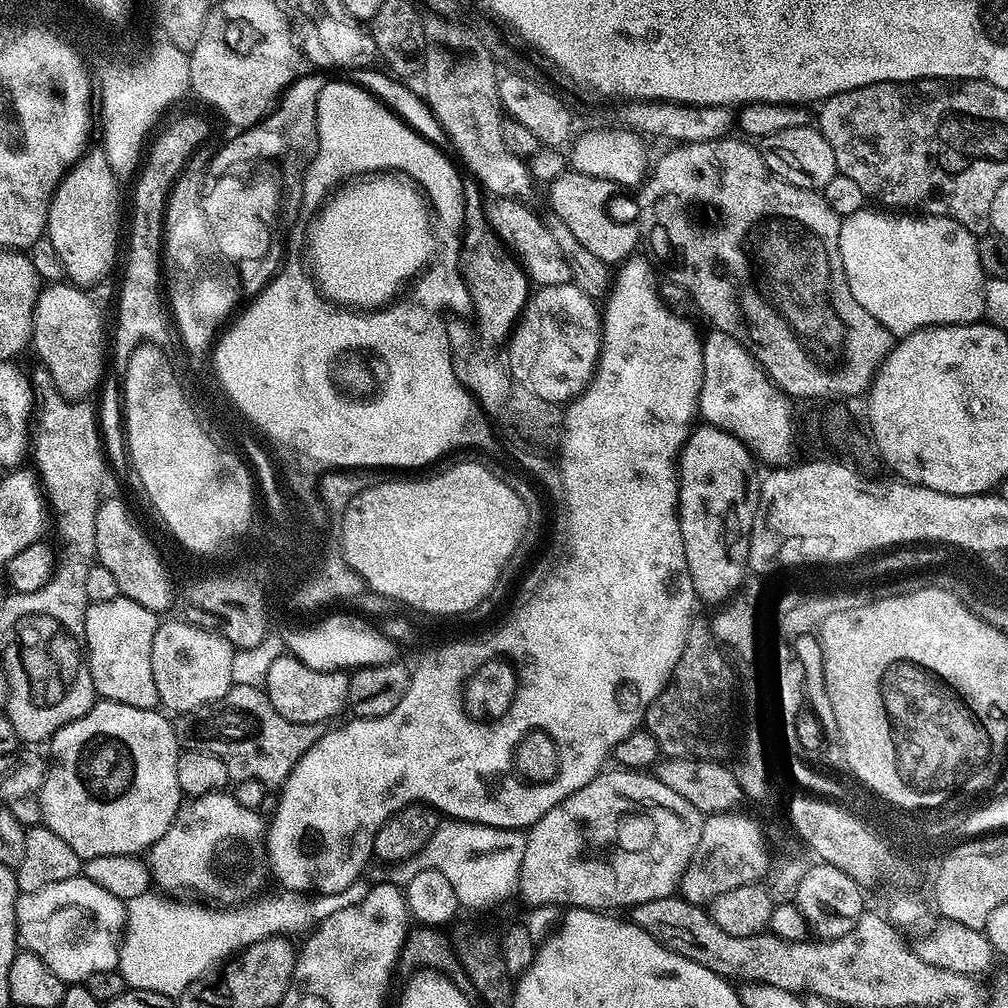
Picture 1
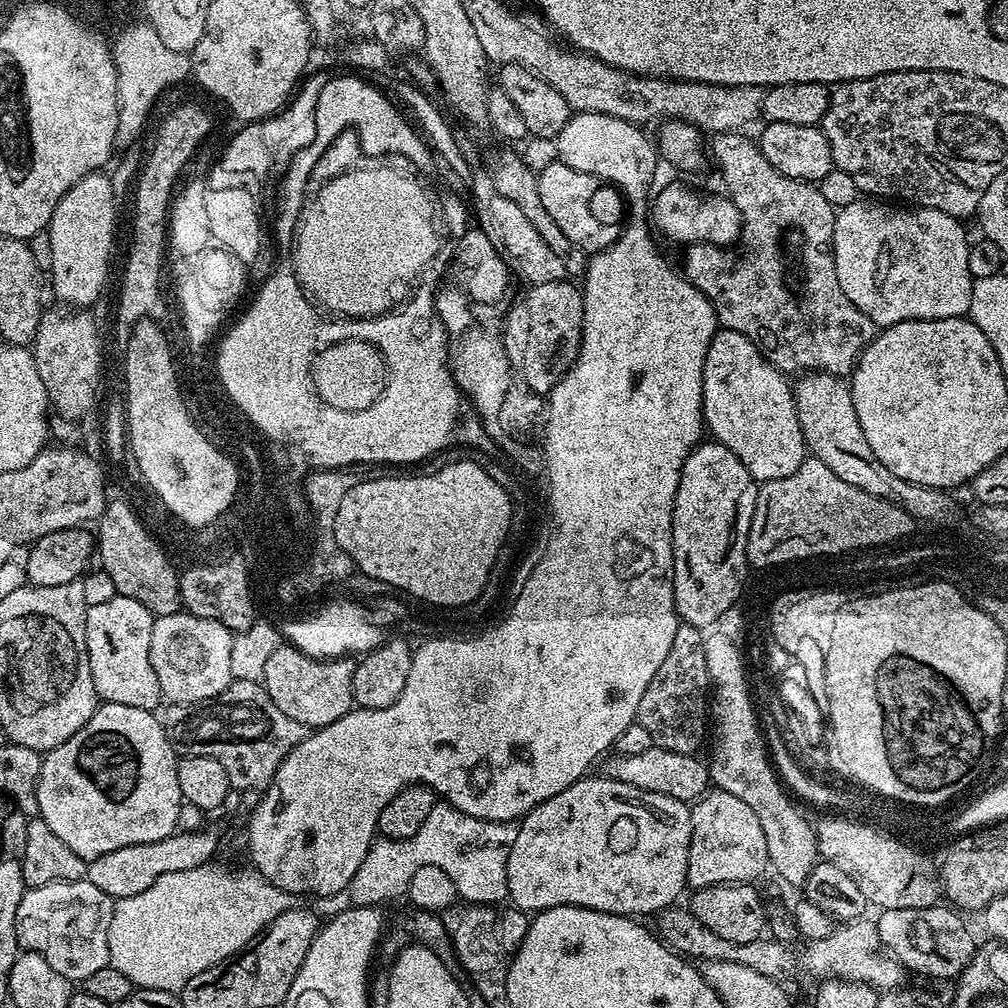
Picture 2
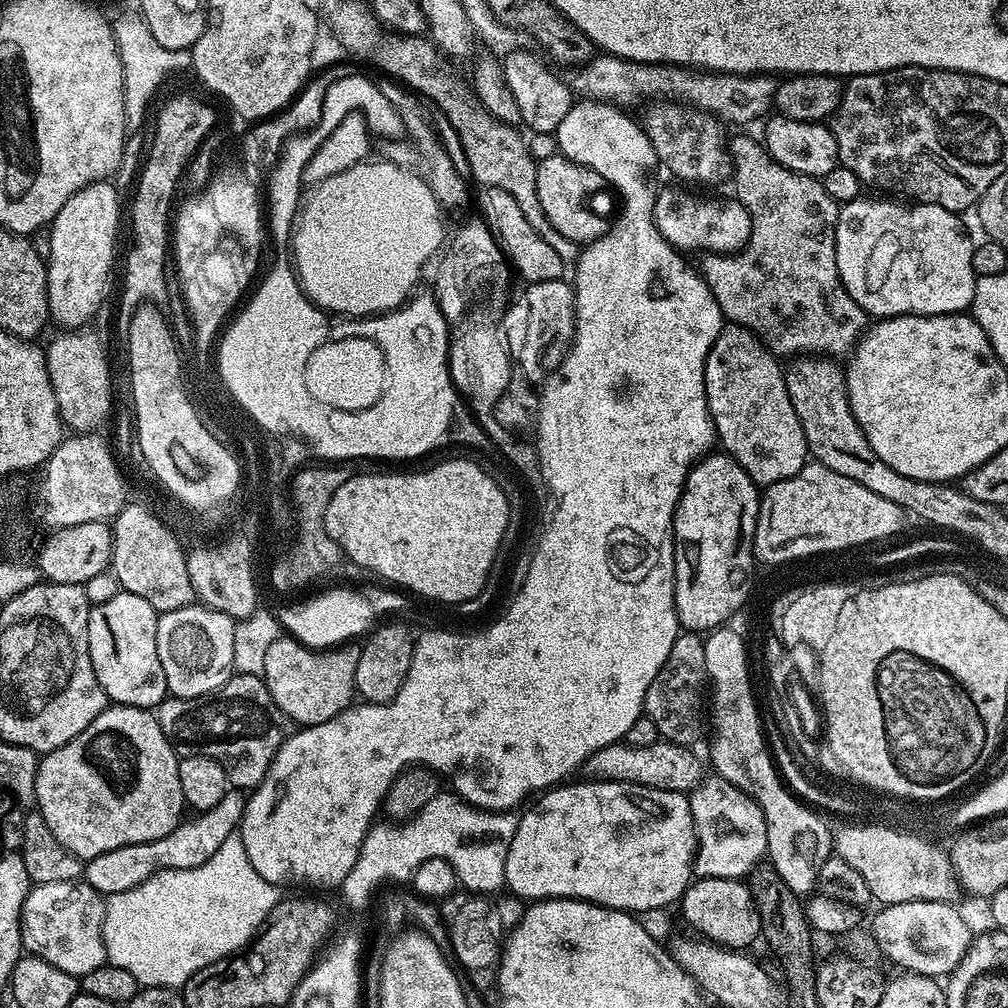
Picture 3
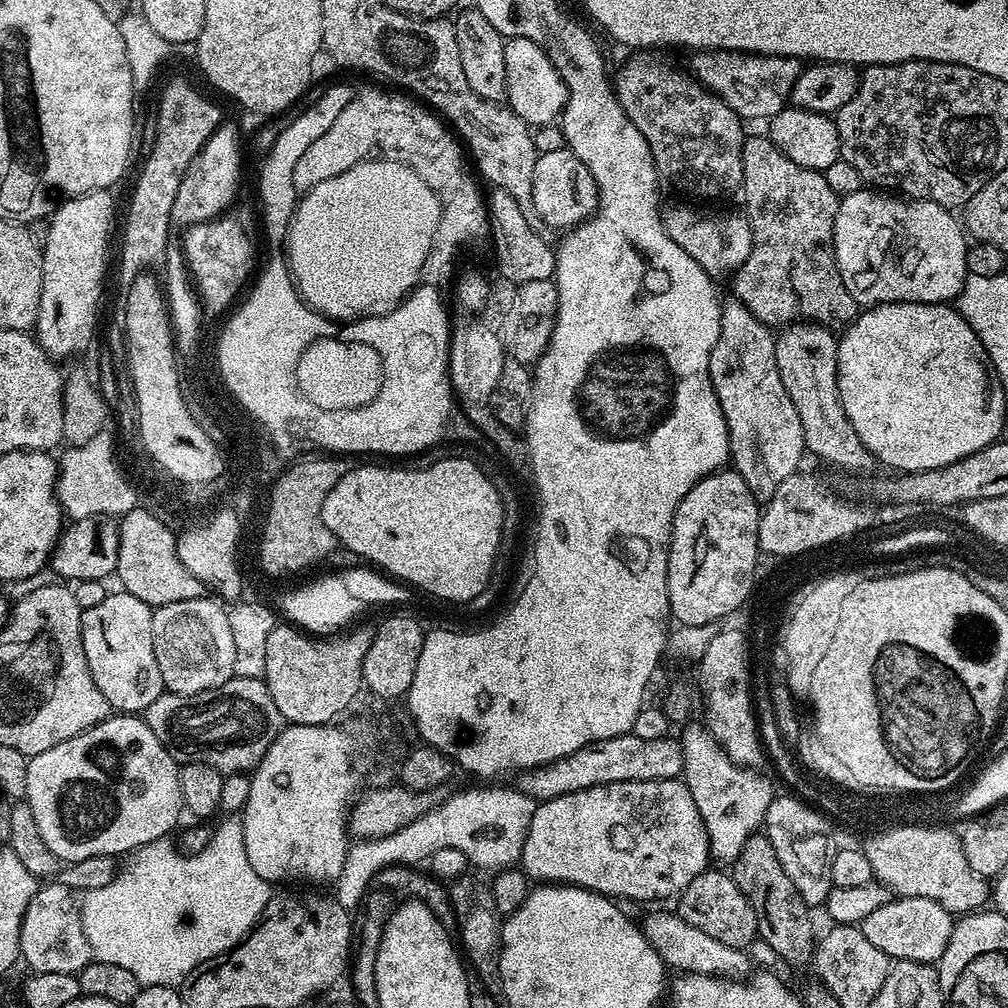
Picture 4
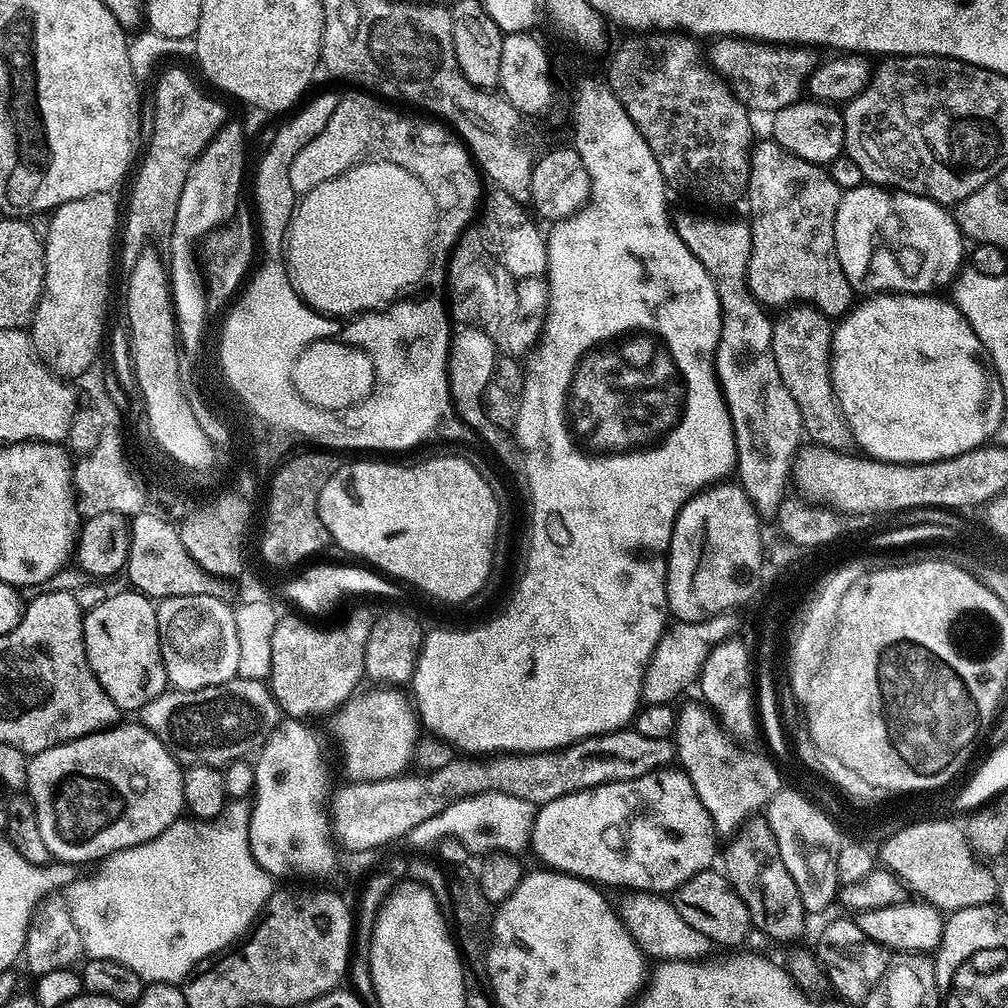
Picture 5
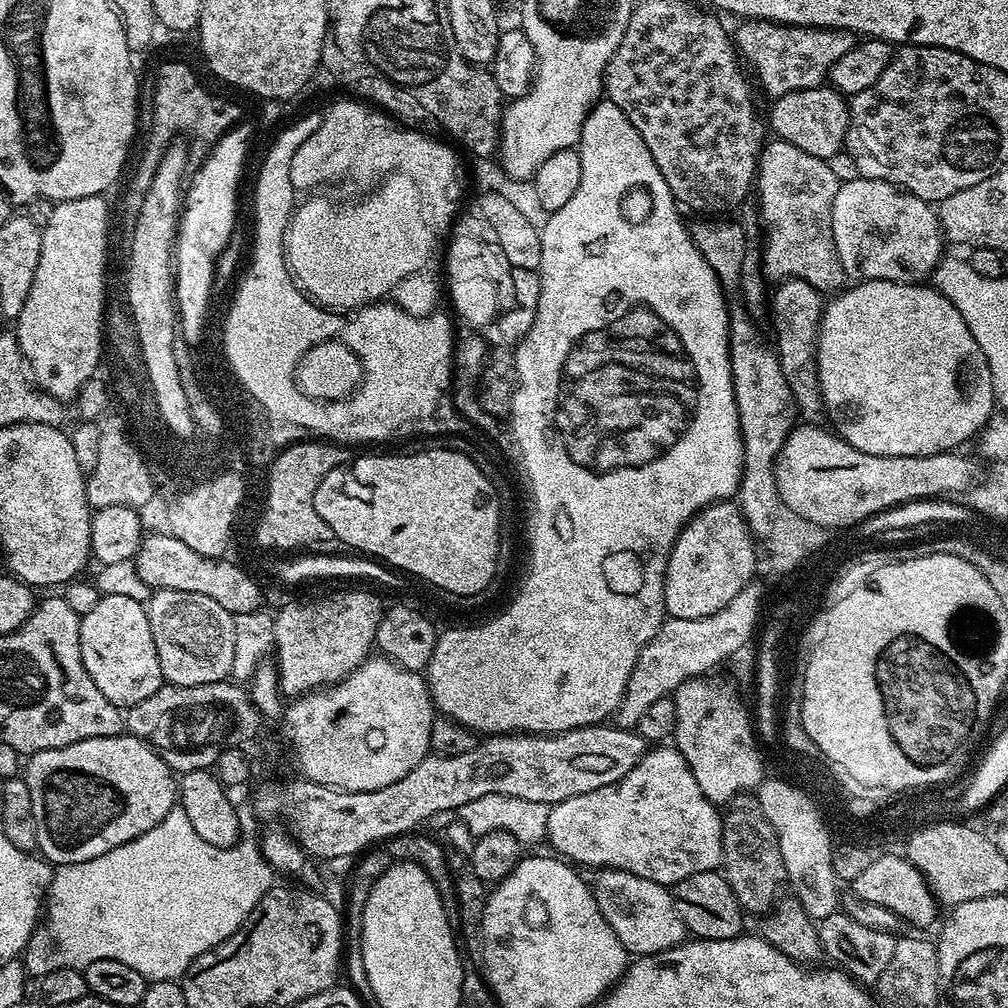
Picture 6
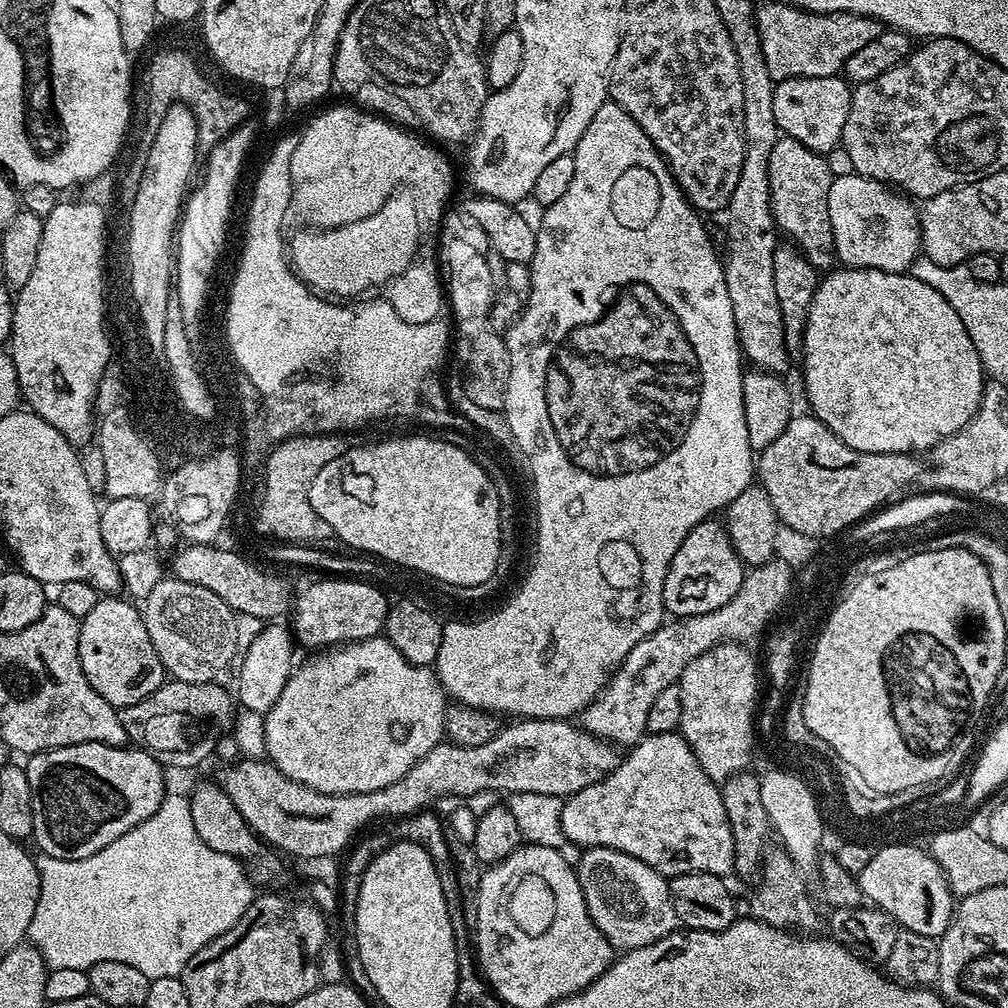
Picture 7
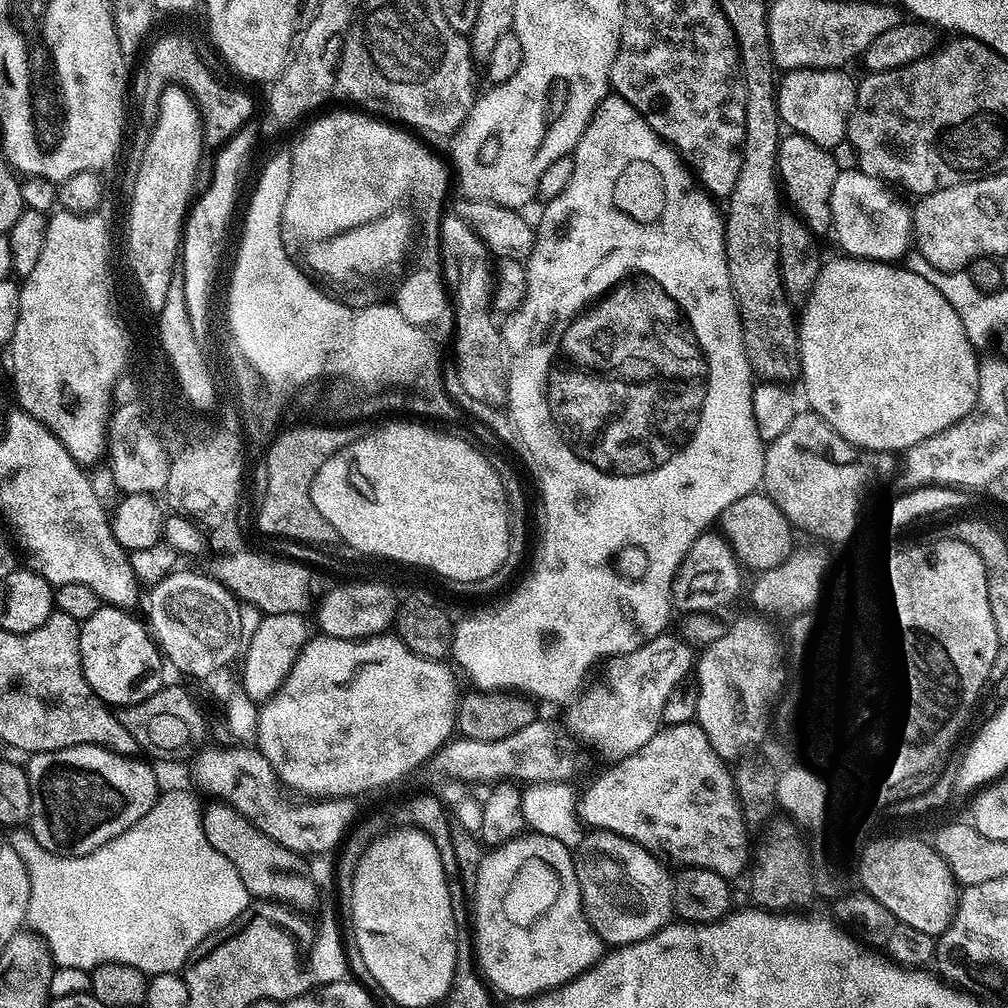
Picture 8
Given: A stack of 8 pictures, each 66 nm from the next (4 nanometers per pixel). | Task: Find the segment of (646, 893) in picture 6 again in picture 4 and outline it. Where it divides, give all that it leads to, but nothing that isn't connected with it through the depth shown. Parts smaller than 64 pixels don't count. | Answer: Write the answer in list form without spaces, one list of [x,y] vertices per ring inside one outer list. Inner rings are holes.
[[[675,911],[656,912],[642,921],[642,931],[650,946],[664,959],[669,969],[677,968],[677,973],[693,972],[703,976],[723,976],[725,978],[744,978],[748,972],[748,952],[742,948],[725,946],[710,938],[710,934],[702,934],[698,926],[690,926]]]

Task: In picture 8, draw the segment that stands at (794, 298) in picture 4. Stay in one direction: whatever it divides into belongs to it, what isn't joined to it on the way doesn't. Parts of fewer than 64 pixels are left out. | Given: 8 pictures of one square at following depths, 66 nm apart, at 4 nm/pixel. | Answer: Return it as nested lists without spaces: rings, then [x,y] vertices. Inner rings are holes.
[[[795,134],[781,135],[780,145],[776,151],[776,171],[782,192],[788,195],[788,200],[793,204],[795,211],[799,213],[805,224],[813,233],[827,233],[832,226],[828,202],[830,190],[834,186],[834,178],[837,174],[836,163],[831,151],[805,136]]]

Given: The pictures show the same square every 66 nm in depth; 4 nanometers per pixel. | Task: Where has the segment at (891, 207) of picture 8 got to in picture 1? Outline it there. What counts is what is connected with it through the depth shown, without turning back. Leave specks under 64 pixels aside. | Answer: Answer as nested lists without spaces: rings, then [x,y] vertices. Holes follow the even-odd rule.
[[[876,210],[880,212],[855,212],[843,217],[840,221],[840,257],[842,258],[842,270],[846,274],[846,282],[850,286],[850,294],[854,294],[854,302],[866,310],[866,314],[874,314],[886,330],[892,332],[893,337],[909,336],[911,332],[917,332],[920,328],[929,328],[935,324],[975,324],[981,319],[984,312],[984,271],[978,262],[976,250],[977,237],[973,235],[964,225],[954,222],[945,216],[925,215],[921,218],[916,214],[893,214],[888,210]]]

